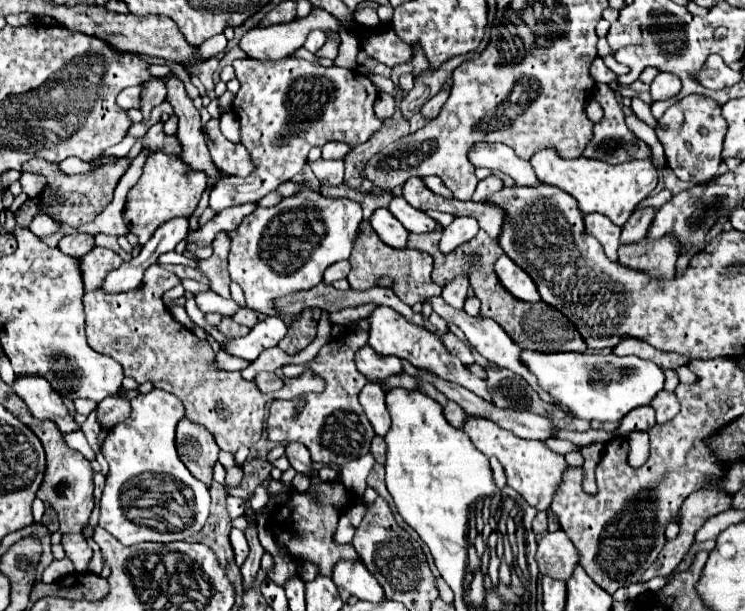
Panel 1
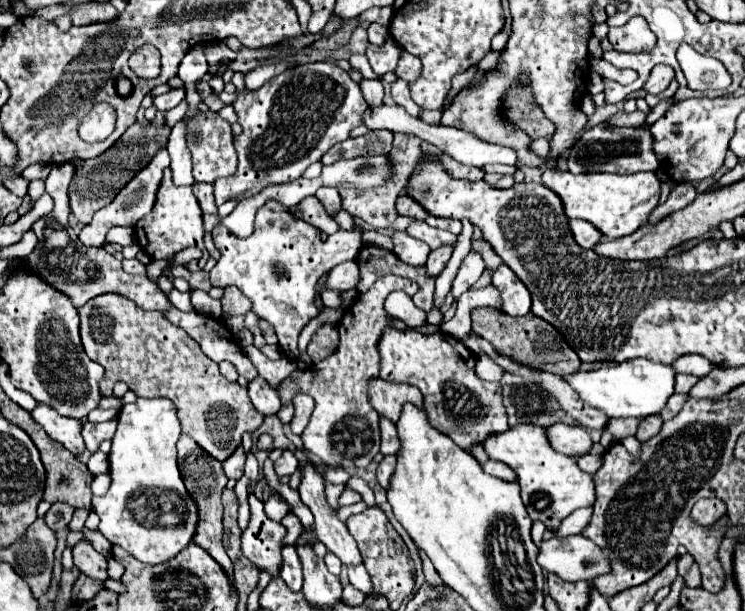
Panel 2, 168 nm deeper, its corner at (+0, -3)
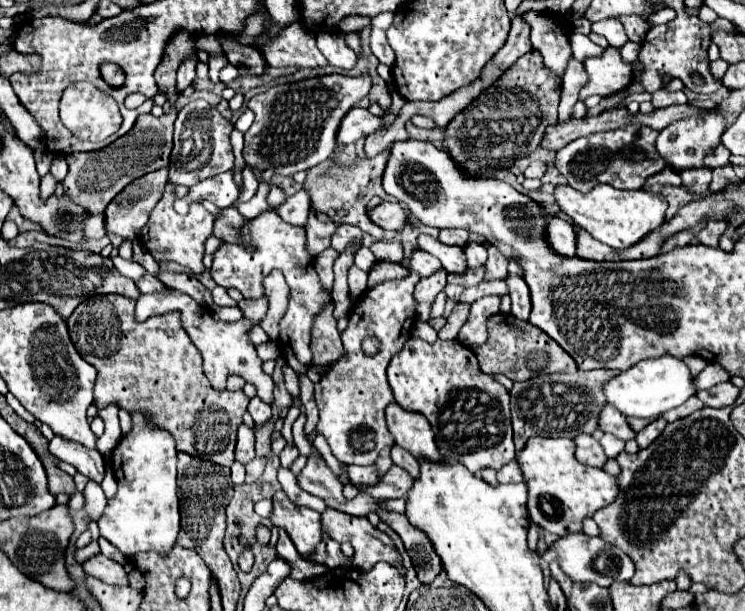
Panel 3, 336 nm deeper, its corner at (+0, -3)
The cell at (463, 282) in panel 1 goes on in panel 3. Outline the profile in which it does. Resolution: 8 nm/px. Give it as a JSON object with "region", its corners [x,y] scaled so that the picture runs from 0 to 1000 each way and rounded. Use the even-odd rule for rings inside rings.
{"region":[[[638,393],[627,396],[624,403],[624,416],[627,416],[627,432],[630,432],[630,442],[638,442],[638,439],[646,439],[651,435],[654,429],[654,406]]]}

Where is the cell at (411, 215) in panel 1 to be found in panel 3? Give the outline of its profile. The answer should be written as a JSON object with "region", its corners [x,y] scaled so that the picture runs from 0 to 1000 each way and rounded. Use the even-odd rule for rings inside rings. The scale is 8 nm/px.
{"region":[[[565,383],[562,386],[562,403],[587,419],[589,429],[595,432],[595,439],[603,445],[603,448],[624,448],[627,445],[627,422],[624,422],[624,412],[621,406],[613,406],[613,403],[600,403],[573,383]]]}

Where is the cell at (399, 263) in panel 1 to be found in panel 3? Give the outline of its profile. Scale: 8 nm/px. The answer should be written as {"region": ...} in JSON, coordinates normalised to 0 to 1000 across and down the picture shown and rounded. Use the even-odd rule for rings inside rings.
{"region":[[[506,429],[498,445],[495,445],[495,471],[519,462],[519,458],[533,458],[533,455],[544,455],[549,445],[538,435],[538,432],[528,432],[528,429]]]}

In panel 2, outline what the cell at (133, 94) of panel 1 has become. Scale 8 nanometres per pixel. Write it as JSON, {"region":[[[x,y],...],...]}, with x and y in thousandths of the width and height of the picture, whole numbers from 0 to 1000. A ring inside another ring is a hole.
{"region":[[[248,144],[230,147],[230,151],[224,151],[224,154],[208,157],[208,160],[205,160],[205,173],[208,173],[211,180],[219,180],[219,183],[221,183],[221,180],[235,177],[246,160],[248,160]]]}

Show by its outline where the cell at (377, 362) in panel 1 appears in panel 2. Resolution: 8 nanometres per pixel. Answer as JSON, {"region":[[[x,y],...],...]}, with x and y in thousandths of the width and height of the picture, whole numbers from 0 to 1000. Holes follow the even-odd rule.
{"region":[[[501,619],[493,622],[493,645],[498,664],[511,681],[519,681],[525,691],[536,687],[536,674],[544,658],[554,658],[562,668],[568,664],[565,642],[560,642],[557,632],[544,625],[522,625],[514,619]]]}

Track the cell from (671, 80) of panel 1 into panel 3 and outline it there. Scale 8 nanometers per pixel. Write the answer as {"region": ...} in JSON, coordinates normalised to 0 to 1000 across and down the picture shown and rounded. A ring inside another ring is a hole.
{"region":[[[885,144],[877,151],[877,173],[879,177],[895,177],[901,170],[922,170],[922,157],[917,151],[901,151],[893,144]]]}

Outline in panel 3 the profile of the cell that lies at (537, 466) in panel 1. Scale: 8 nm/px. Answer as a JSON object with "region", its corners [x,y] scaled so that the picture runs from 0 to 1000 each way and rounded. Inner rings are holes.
{"region":[[[718,714],[710,720],[705,736],[694,743],[702,779],[710,799],[710,841],[713,851],[729,867],[758,877],[766,871],[783,871],[783,851],[793,848],[801,835],[826,822],[831,792],[826,779],[817,779],[807,766],[780,759],[772,750],[772,727],[766,717],[729,717]]]}

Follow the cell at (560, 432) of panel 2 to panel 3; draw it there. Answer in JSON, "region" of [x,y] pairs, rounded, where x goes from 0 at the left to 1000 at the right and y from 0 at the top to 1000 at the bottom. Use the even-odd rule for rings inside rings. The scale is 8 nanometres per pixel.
{"region":[[[780,710],[772,717],[772,746],[774,753],[780,753],[783,759],[791,759],[791,763],[801,763],[801,766],[809,766],[812,756],[815,756],[815,746],[807,733],[807,727],[791,714],[791,710]]]}

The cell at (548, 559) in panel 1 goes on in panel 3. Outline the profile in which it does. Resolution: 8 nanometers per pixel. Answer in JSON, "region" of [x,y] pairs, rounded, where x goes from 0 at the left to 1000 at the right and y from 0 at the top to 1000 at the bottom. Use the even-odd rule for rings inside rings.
{"region":[[[783,871],[750,881],[729,907],[729,913],[734,920],[750,917],[753,933],[761,943],[766,943],[766,949],[772,949],[772,953],[799,953],[804,959],[820,959],[823,953],[844,953],[850,946],[850,939],[852,939],[852,926],[850,926],[847,913],[839,903],[834,903],[823,890],[812,887],[809,881],[793,881],[793,877],[783,874]]]}

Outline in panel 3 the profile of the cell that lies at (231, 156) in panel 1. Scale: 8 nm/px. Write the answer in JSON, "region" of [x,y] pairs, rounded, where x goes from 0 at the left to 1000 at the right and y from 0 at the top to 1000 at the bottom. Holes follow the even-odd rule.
{"region":[[[259,164],[246,173],[235,196],[235,236],[227,265],[227,298],[240,304],[259,304],[281,288],[307,282],[315,262],[307,236],[310,216],[313,203],[302,196],[281,167]]]}

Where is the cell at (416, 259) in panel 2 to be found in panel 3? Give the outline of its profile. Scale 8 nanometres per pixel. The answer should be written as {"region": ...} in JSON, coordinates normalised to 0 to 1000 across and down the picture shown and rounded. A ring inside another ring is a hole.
{"region":[[[557,409],[552,416],[552,439],[565,455],[573,455],[573,452],[579,452],[579,448],[592,442],[592,429],[584,419],[576,419],[576,412],[570,412],[570,409]]]}

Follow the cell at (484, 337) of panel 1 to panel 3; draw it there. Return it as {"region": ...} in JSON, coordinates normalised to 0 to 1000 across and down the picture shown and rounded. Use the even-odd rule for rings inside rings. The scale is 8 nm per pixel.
{"region":[[[815,661],[815,664],[807,671],[807,678],[804,678],[804,700],[807,700],[809,707],[817,707],[817,710],[823,710],[823,714],[839,720],[839,723],[852,717],[852,707],[850,707],[850,700],[844,697],[842,684],[839,684],[828,668],[823,668],[823,664],[817,664],[817,661]]]}

